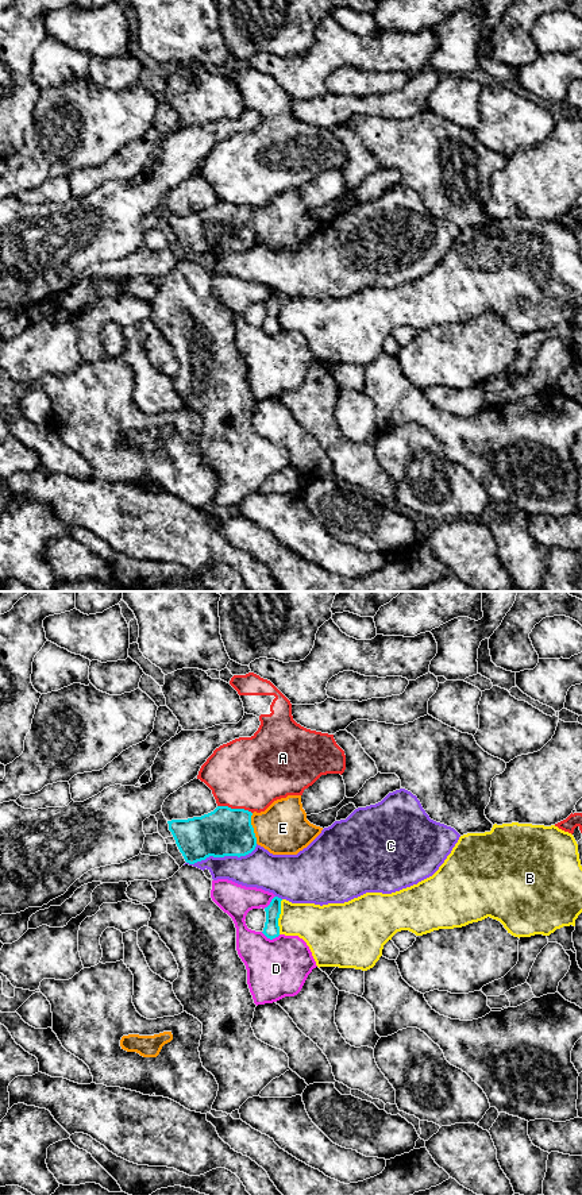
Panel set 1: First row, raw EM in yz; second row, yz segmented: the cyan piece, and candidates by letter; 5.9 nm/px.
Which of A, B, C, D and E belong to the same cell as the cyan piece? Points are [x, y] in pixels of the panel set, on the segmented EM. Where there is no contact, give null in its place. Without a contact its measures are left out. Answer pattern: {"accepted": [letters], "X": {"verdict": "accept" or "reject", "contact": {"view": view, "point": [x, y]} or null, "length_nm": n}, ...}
{"accepted": [], "A": {"verdict": "reject", "contact": {"view": "yz", "point": [235, 809]}, "length_nm": 220}, "B": {"verdict": "reject", "contact": {"view": "yz", "point": [278, 917]}, "length_nm": 200}, "C": {"verdict": "reject", "contact": {"view": "yz", "point": [222, 856]}, "length_nm": 440}, "D": {"verdict": "reject", "contact": {"view": "yz", "point": [270, 939]}, "length_nm": 120}, "E": {"verdict": "reject", "contact": {"view": "yz", "point": [253, 828]}, "length_nm": 190}}

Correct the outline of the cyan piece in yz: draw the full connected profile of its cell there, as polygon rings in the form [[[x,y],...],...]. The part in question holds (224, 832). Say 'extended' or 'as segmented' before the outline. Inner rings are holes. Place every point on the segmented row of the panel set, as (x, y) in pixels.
as segmented; [[[217,806],[201,817],[167,821],[176,844],[189,864],[209,856],[246,856],[257,847],[253,813]]]

